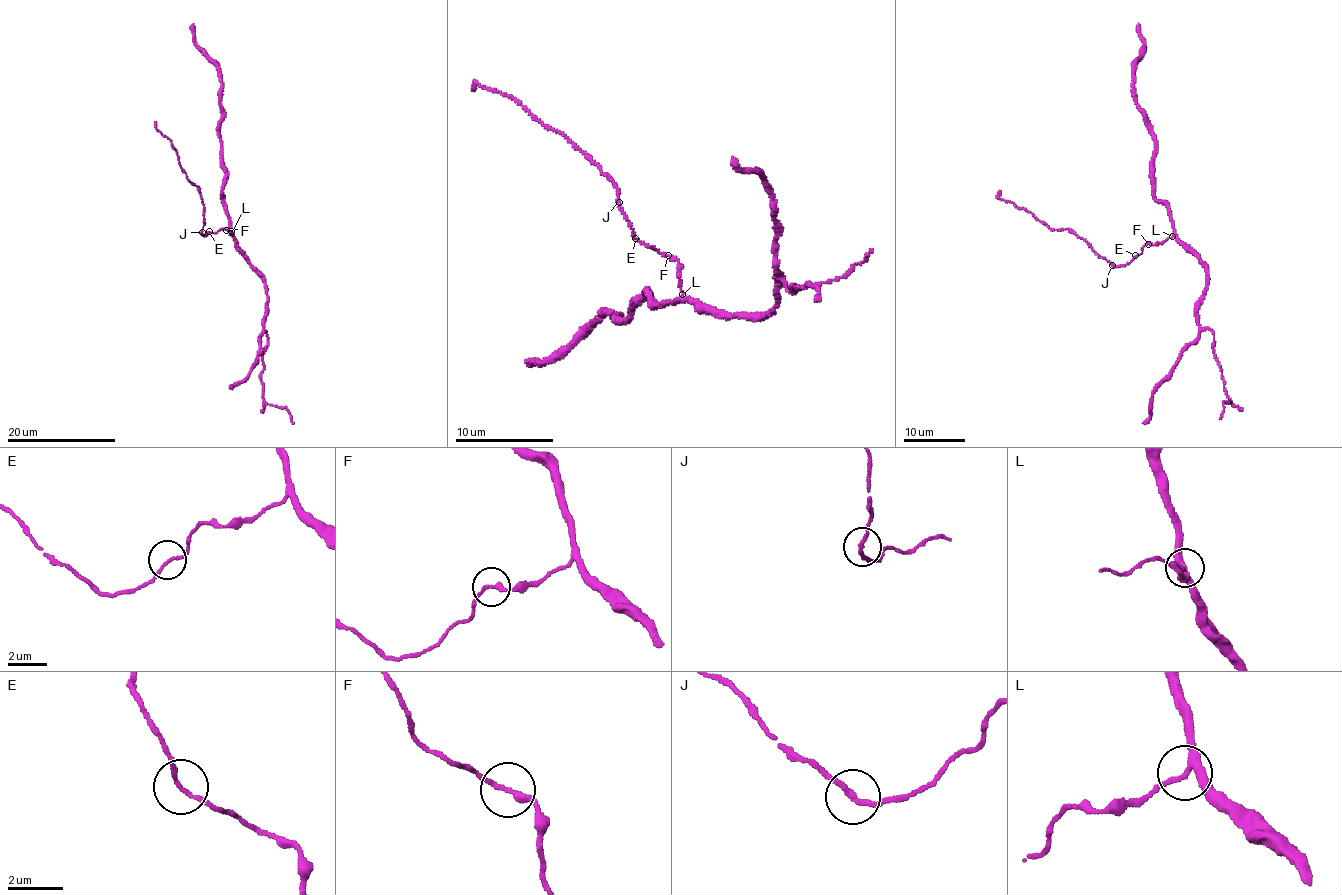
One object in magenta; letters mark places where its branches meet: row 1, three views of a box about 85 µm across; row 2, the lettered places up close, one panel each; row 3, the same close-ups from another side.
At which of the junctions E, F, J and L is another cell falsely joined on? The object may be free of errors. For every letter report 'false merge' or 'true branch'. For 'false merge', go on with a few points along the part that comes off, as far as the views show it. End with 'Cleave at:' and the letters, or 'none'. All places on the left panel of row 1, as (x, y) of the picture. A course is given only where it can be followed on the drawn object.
E: true branch
F: true branch
J: true branch
L: true branch
Cleave at: none

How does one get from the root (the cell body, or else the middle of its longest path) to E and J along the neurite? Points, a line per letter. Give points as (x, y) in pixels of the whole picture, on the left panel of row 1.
E: (233, 234), (222, 229), (209, 232)
J: (233, 234), (222, 229), (205, 235), (202, 232)

